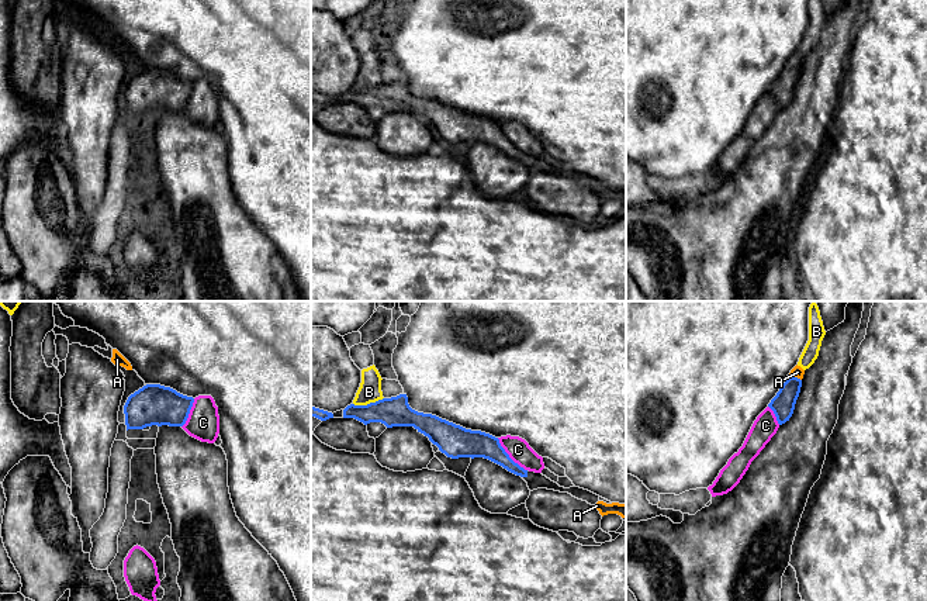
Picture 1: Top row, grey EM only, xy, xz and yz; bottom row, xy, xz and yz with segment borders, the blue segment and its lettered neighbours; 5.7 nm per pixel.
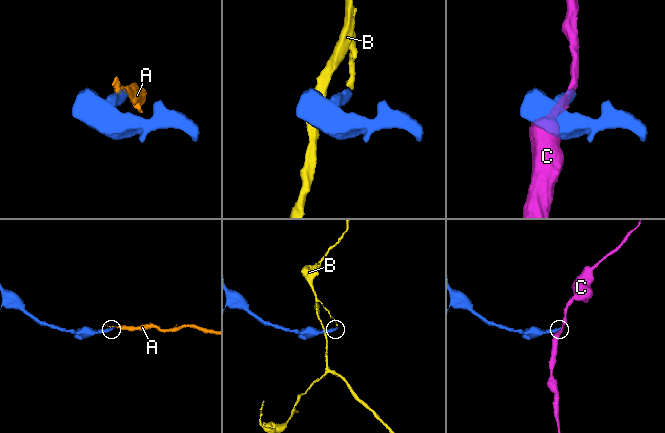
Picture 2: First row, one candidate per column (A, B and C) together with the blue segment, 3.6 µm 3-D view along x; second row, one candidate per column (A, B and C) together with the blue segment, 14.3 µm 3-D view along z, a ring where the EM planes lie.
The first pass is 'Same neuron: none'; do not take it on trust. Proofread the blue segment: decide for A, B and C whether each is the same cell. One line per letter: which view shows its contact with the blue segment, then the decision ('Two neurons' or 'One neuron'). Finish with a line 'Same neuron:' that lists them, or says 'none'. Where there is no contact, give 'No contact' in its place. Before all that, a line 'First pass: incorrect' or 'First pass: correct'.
First pass: incorrect
A: Touches blue in yz. One neuron
B: Touches blue in xz. Two neurons
C: Touches blue in xz. Two neurons
Same neuron: A

